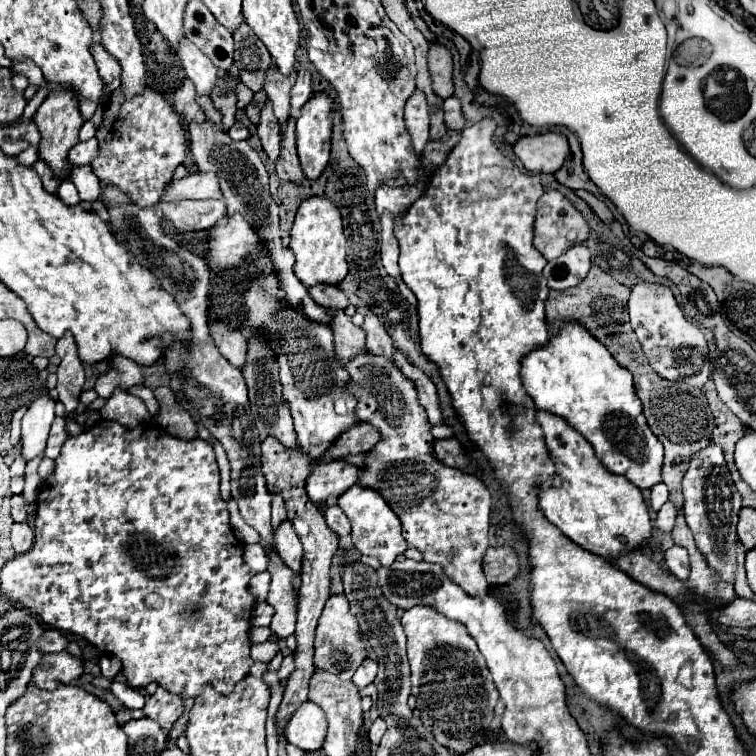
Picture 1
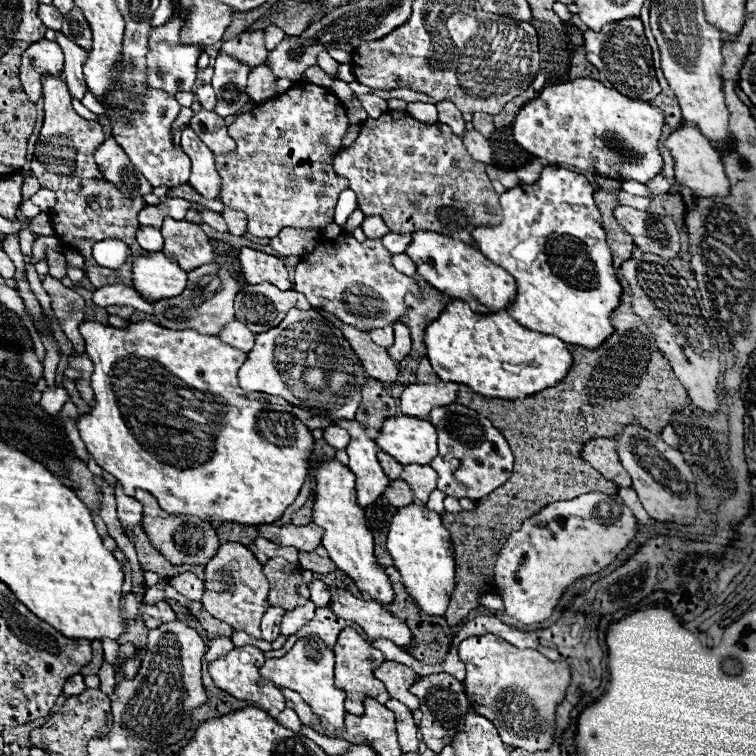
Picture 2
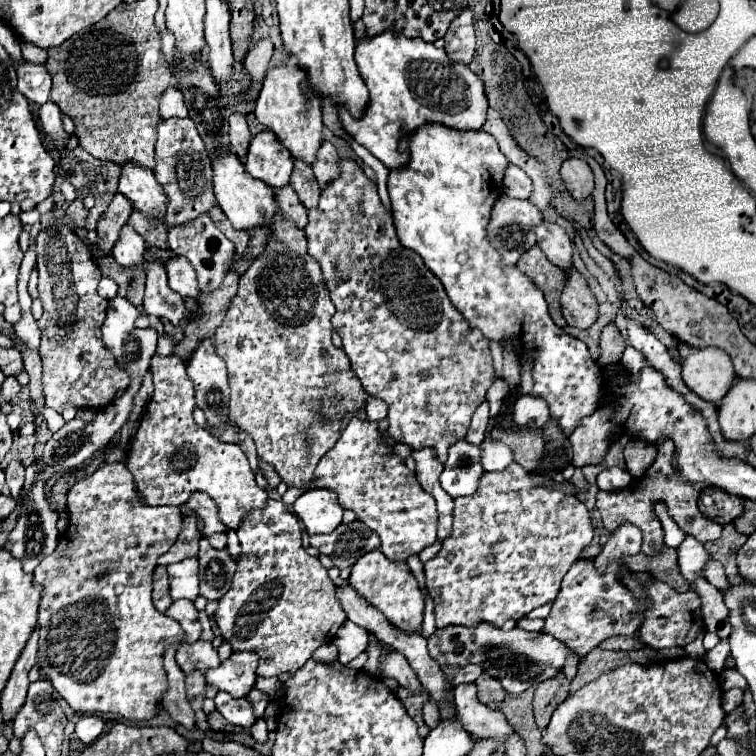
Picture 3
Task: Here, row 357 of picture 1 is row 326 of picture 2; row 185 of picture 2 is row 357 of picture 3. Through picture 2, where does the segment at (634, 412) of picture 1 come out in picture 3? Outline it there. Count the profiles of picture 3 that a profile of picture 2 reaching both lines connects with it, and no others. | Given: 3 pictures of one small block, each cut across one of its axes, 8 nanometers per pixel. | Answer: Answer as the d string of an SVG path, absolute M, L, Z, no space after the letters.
M436 122L422 124L420 130L414 130L414 132L404 134L404 136L400 138L398 148L400 148L402 152L408 152L408 154L410 154L410 160L408 160L408 164L406 164L404 168L392 168L390 174L388 174L388 194L390 194L390 202L392 202L392 214L394 214L394 224L396 224L396 230L398 230L398 240L402 242L402 246L406 246L406 248L410 248L410 250L414 250L414 252L418 252L418 254L422 256L422 260L426 262L426 266L428 266L428 268L434 272L434 276L438 276L440 282L444 284L444 290L446 290L450 302L454 304L454 308L462 312L462 316L468 320L468 324L470 324L472 328L478 328L478 330L480 330L486 338L490 338L490 340L510 338L512 344L514 344L514 350L516 350L518 354L522 354L522 352L526 350L526 354L522 354L522 358L532 358L532 362L534 362L534 366L532 366L532 374L534 374L534 388L532 388L532 394L542 396L542 398L548 402L550 414L552 414L554 418L558 418L562 432L568 436L568 434L574 430L574 426L578 424L580 418L590 416L590 414L598 408L598 402L600 402L598 398L602 398L602 378L600 378L602 374L600 374L600 368L596 366L596 362L592 360L592 356L588 354L586 344L584 344L582 340L578 340L578 338L574 338L574 336L562 332L562 330L552 322L552 318L550 318L550 314L548 314L546 300L544 300L542 292L530 282L530 278L526 278L516 266L506 266L506 268L502 268L502 266L498 264L498 262L500 262L500 254L490 246L490 242L488 242L488 238L486 238L486 224L488 224L488 218L490 218L490 210L492 210L494 202L498 200L498 196L502 194L502 174L504 174L504 168L508 166L506 156L498 150L498 144L496 144L494 136L488 134L488 132L484 132L484 130L468 130L468 132L464 132L464 130L454 130L454 128L450 128L450 126L440 126L440 124L436 124Z

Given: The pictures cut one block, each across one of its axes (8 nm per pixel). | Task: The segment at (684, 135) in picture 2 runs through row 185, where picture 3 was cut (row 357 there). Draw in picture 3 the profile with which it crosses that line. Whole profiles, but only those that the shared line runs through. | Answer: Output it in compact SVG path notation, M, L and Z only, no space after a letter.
M688 346L688 356L682 358L680 366L686 386L716 406L736 378L730 356L716 346Z

